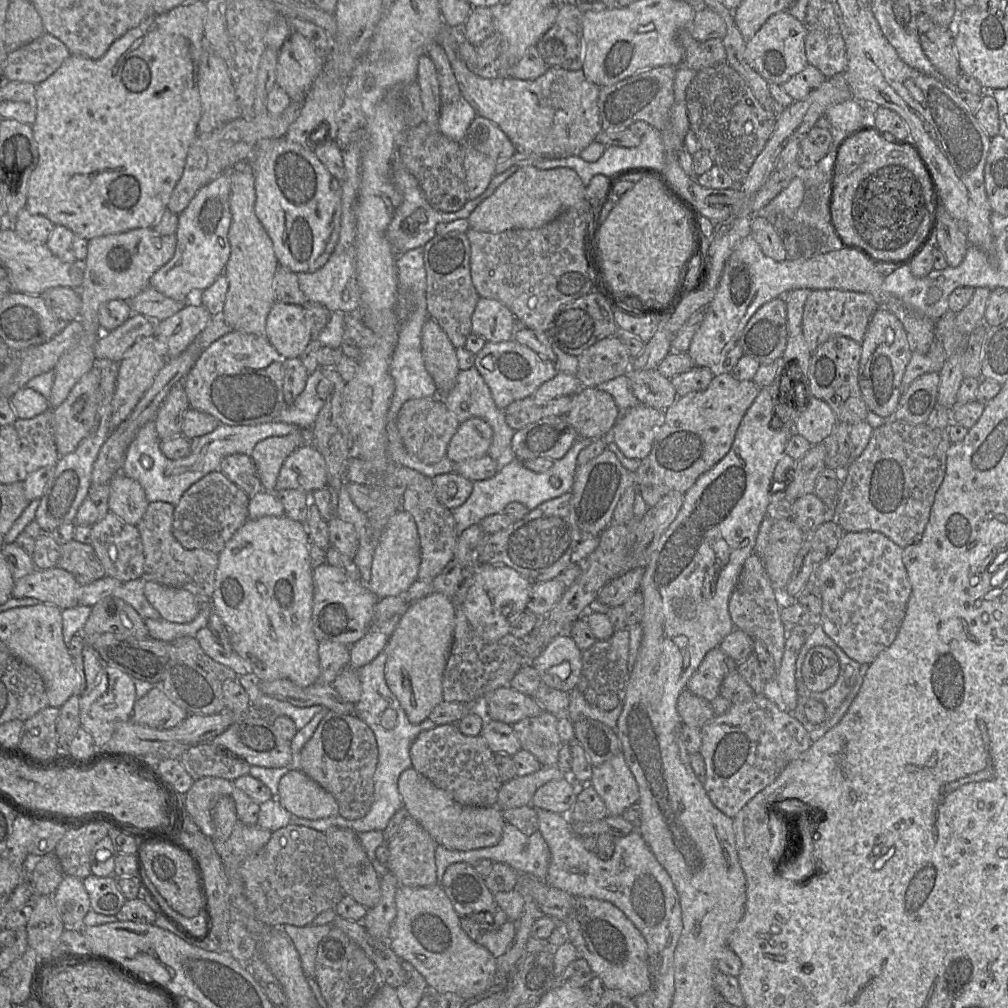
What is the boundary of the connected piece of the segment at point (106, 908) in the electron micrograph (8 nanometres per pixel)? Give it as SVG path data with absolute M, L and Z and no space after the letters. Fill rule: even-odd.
M91 874L82 882L90 899L90 909L98 914L115 916L126 902L113 875L98 877Z

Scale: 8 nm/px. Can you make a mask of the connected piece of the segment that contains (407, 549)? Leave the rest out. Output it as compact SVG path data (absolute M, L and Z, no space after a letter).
M398 510L389 518L376 543L369 589L379 599L400 594L418 579L420 562L420 541L416 523L410 513Z

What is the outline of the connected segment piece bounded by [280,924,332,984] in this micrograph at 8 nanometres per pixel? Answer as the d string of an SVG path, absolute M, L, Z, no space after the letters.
M287 924L280 928L293 941L299 953L301 966L309 984L309 978L315 979L315 963L319 942L329 933L332 925L310 924L304 927L297 927Z

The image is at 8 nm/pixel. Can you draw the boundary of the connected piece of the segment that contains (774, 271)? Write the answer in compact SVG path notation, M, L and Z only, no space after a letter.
M827 234L824 239L817 242L817 254L810 258L799 257L797 259L786 259L775 261L763 253L759 244L753 236L746 236L734 249L726 260L722 275L720 277L716 293L712 301L704 308L704 318L700 327L695 332L689 349L687 351L694 366L717 368L726 354L735 346L752 315L765 303L777 298L784 297L788 292L799 289L838 289L866 293L873 296L880 307L888 308L903 324L912 353L925 354L929 352L935 341L935 323L926 317L922 317L906 309L901 300L891 295L884 289L884 278L866 258L856 251L835 248L826 253L819 253L820 246L828 241Z

